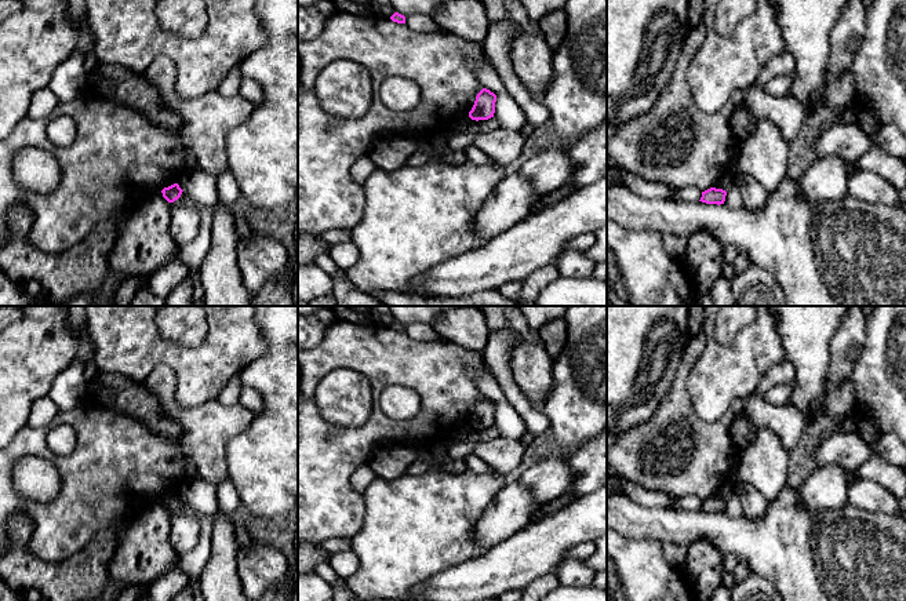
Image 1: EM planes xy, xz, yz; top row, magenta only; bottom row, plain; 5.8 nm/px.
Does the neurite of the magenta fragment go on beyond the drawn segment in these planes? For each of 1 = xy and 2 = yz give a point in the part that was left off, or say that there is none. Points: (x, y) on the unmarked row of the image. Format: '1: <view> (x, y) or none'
1: none
2: none

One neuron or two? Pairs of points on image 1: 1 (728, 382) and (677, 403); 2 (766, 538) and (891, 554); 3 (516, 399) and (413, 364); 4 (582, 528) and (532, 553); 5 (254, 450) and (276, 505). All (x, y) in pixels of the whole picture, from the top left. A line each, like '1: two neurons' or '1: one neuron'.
1: two neurons
2: one neuron
3: two neurons
4: one neuron
5: one neuron

